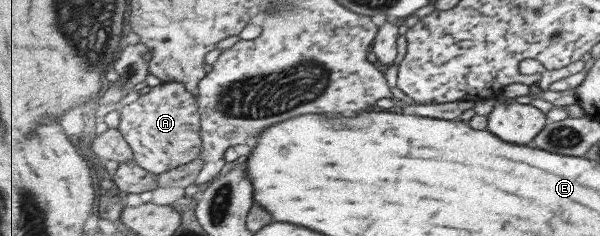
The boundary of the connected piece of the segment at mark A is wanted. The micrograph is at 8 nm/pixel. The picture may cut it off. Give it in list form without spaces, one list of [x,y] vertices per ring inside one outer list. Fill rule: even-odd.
[[[161,83],[135,102],[120,107],[121,124],[118,128],[130,144],[134,161],[153,174],[169,172],[199,158],[203,152],[201,116],[197,99],[185,84]]]

